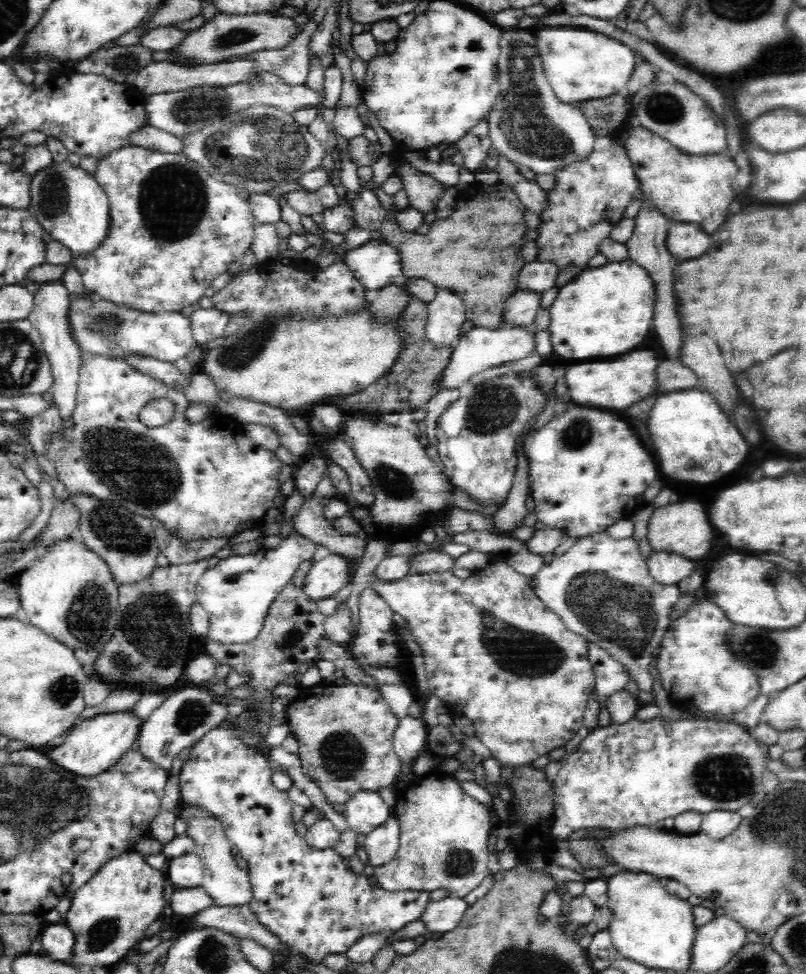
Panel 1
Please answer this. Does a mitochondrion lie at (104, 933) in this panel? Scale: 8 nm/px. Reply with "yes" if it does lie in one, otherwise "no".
yes

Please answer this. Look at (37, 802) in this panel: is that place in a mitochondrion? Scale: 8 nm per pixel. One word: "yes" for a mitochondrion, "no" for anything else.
yes

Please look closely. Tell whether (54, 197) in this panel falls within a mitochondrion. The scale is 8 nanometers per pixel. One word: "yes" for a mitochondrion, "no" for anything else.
yes

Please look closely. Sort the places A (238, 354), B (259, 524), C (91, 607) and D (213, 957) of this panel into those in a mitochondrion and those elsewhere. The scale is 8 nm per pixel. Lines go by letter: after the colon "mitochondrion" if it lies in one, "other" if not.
A: mitochondrion
B: other
C: mitochondrion
D: mitochondrion

